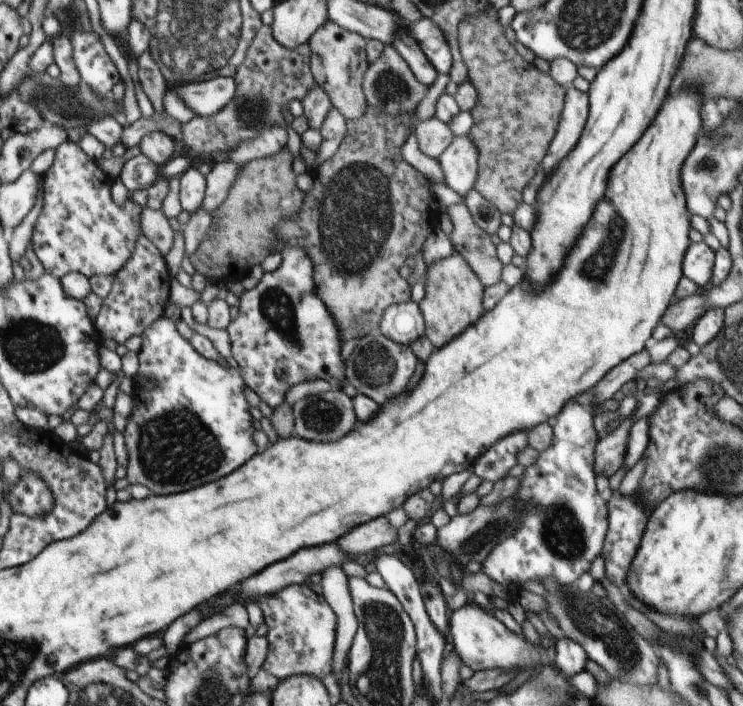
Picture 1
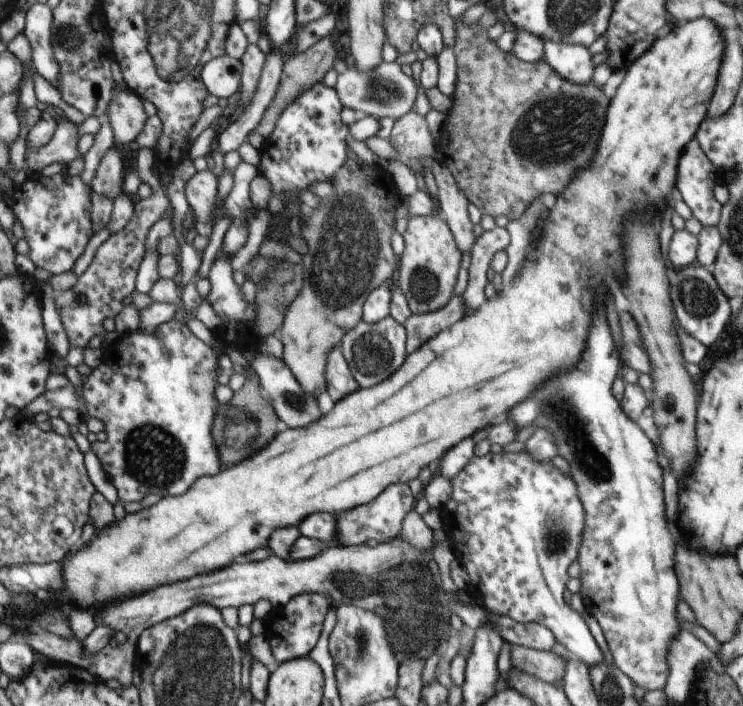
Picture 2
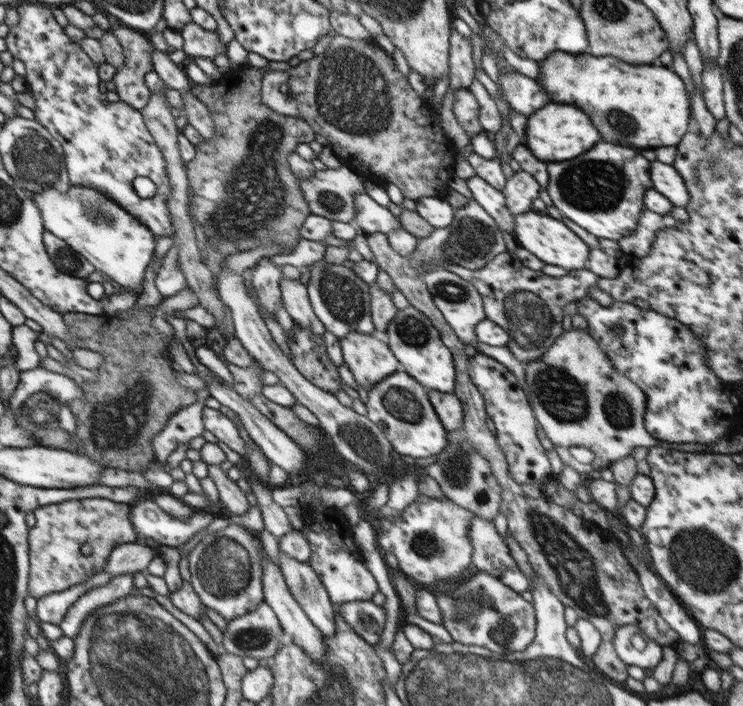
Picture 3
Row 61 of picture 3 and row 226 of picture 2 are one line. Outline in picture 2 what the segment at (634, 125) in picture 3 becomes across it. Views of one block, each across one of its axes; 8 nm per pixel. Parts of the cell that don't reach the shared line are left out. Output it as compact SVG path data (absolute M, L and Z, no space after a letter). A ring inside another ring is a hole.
M698 18L698 20L692 20L692 22L684 24L684 26L676 26L664 38L658 38L652 44L652 48L648 52L644 52L644 56L640 56L628 68L622 84L616 90L616 96L611 99L608 105L606 126L602 130L602 144L598 146L598 158L594 158L594 162L592 162L590 168L578 172L578 176L574 178L574 182L570 182L570 186L558 198L556 206L550 209L552 214L548 214L548 218L544 218L546 224L544 222L541 224L541 228L544 228L544 234L539 232L539 236L542 236L542 238L540 238L536 250L528 249L526 264L522 266L520 274L516 276L516 280L504 292L501 291L491 298L484 300L484 304L478 308L478 312L462 317L454 326L450 326L444 332L439 332L436 336L433 336L426 344L423 344L412 352L404 360L404 364L390 378L386 378L384 382L380 382L380 384L376 384L372 388L360 388L354 394L350 394L344 400L340 400L314 426L306 426L306 428L300 428L300 430L286 429L286 432L280 432L266 448L262 448L260 452L256 452L252 458L248 458L248 460L244 460L244 462L240 462L240 464L236 464L236 466L220 472L218 476L200 478L200 482L194 482L194 486L184 496L166 496L156 506L152 506L148 510L144 508L144 510L140 510L136 514L126 513L126 518L122 520L122 524L118 520L115 520L116 524L110 526L110 528L106 528L106 532L100 530L98 538L90 544L90 548L84 546L82 550L76 552L74 560L70 558L68 562L64 562L66 600L68 602L70 600L84 600L88 604L98 604L98 602L106 602L106 600L114 600L114 598L126 598L126 596L132 596L132 594L140 594L140 592L144 592L148 588L154 588L154 586L160 586L160 584L166 584L166 582L184 580L184 578L190 578L194 574L200 574L200 572L210 572L214 568L226 566L234 556L242 556L242 554L246 554L250 550L266 546L268 534L272 530L284 528L284 526L296 526L296 524L300 524L300 520L304 516L308 516L312 512L338 514L342 510L350 510L354 506L366 504L366 502L374 500L384 490L384 486L388 486L392 482L408 482L408 480L416 478L418 472L426 464L430 464L432 460L438 460L440 456L444 456L444 450L452 448L462 438L472 436L476 430L480 430L486 424L490 424L492 418L504 416L514 404L518 404L524 398L528 398L530 392L540 382L544 382L550 374L554 374L558 370L570 368L580 358L580 354L582 354L582 346L584 346L584 340L586 340L586 330L588 330L588 324L590 324L588 316L592 312L592 308L590 308L592 304L590 304L588 288L604 290L604 278L618 280L618 276L622 272L622 254L620 254L622 216L626 212L634 210L634 208L642 208L646 202L650 202L652 206L658 206L658 204L664 202L662 198L666 198L672 192L674 182L676 182L674 174L676 174L678 156L680 156L682 148L695 138L701 122L707 116L708 105L718 82L719 70L722 58L724 58L724 48L726 48L726 42L722 38L720 28L712 20L706 20L706 18Z

